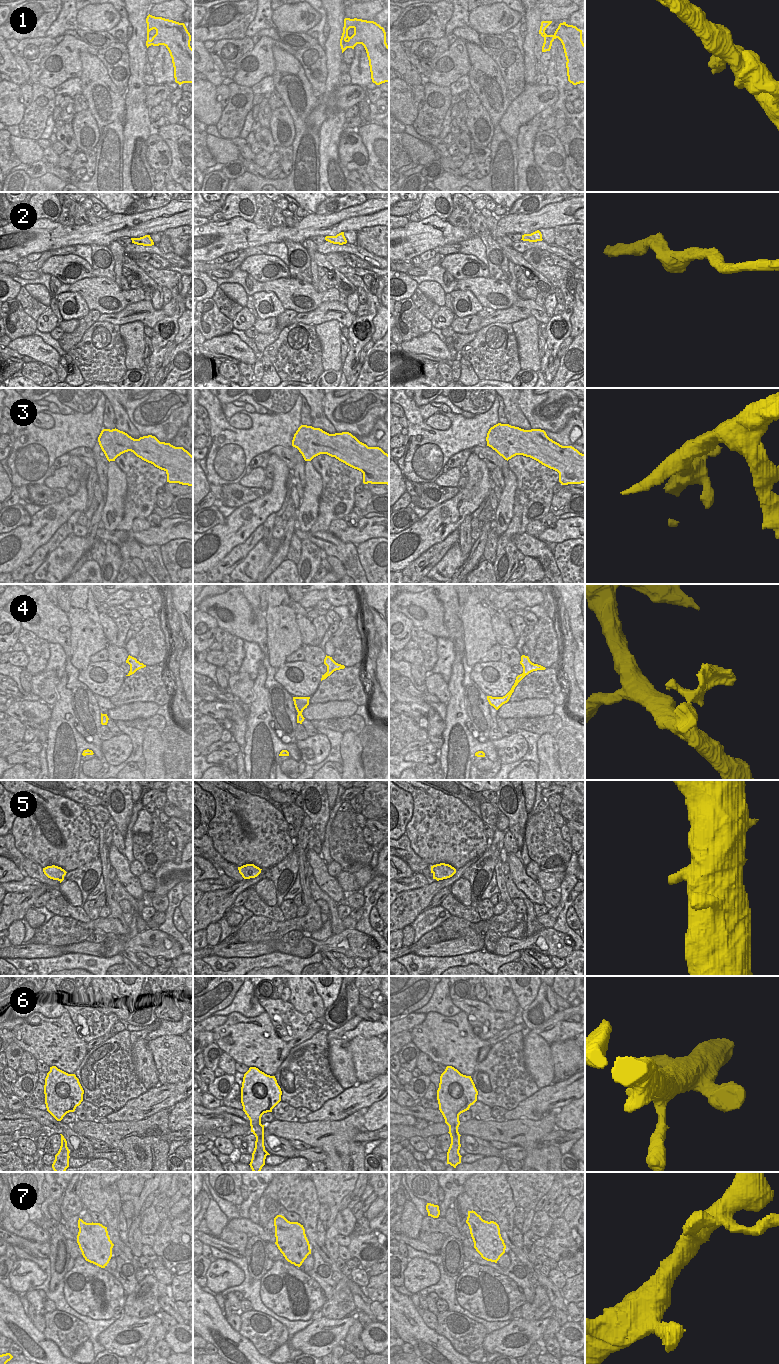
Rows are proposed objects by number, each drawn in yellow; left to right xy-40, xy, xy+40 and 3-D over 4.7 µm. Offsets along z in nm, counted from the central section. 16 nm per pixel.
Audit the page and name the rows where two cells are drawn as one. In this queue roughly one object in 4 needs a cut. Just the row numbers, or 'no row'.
4

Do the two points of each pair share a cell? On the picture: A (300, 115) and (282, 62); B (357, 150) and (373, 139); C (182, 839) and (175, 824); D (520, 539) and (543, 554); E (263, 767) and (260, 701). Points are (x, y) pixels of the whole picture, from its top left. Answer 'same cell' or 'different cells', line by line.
A: same cell
B: different cells
C: same cell
D: same cell
E: same cell

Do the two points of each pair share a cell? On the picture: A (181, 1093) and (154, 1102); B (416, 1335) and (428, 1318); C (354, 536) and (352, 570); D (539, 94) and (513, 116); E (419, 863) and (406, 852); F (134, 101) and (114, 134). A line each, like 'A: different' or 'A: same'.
A: same
B: different
C: different
D: same
E: same
F: different

